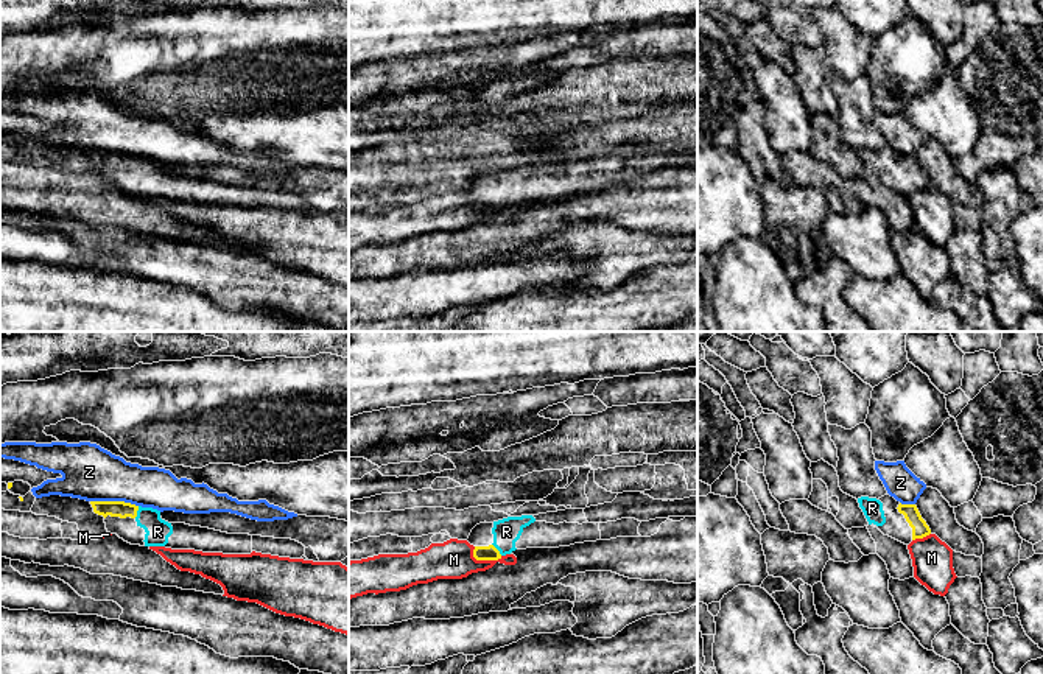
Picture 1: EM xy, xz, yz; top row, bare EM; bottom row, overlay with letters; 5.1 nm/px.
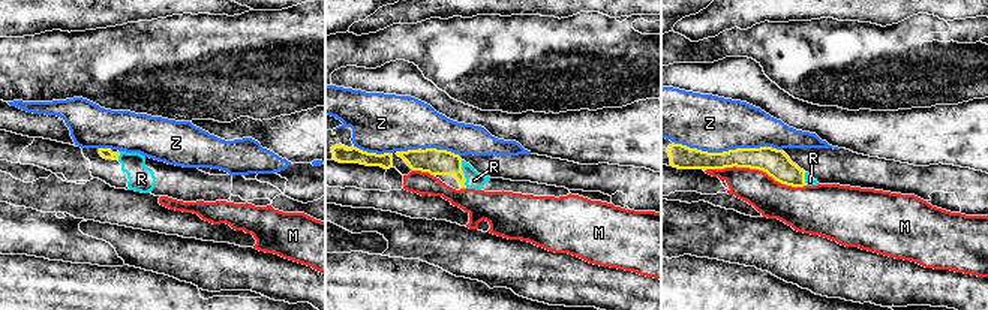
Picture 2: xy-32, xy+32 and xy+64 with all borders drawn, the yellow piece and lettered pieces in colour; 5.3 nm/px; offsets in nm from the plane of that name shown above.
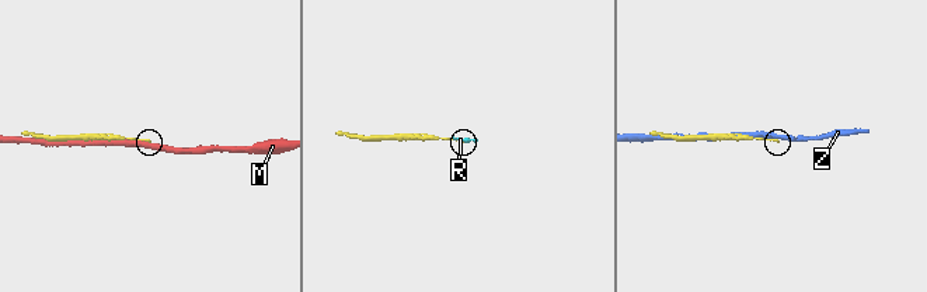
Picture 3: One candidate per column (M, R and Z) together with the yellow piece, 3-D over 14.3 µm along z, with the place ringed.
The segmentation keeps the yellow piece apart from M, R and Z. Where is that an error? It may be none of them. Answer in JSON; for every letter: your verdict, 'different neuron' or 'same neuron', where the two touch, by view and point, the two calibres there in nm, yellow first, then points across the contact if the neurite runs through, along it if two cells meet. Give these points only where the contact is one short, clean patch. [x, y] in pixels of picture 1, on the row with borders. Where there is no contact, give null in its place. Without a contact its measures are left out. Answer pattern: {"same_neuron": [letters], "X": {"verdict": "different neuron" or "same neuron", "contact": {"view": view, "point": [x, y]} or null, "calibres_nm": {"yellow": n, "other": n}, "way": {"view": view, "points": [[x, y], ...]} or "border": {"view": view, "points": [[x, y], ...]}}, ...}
{"same_neuron": ["R"], "M": {"verdict": "different neuron", "contact": {"view": "xz", "point": [484, 559]}, "calibres_nm": {"yellow": 80, "other": 200}}, "R": {"verdict": "same neuron", "contact": {"view": "xy", "point": [136, 512]}, "calibres_nm": {"yellow": 90, "other": 130}, "way": {"view": "xy", "points": [[122, 509], [136, 512], [158, 531]]}}, "Z": {"verdict": "different neuron", "contact": {"view": "xy", "point": [114, 501]}, "calibres_nm": {"yellow": 90, "other": 280}}}

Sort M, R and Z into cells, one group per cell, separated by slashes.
M / R / Z

